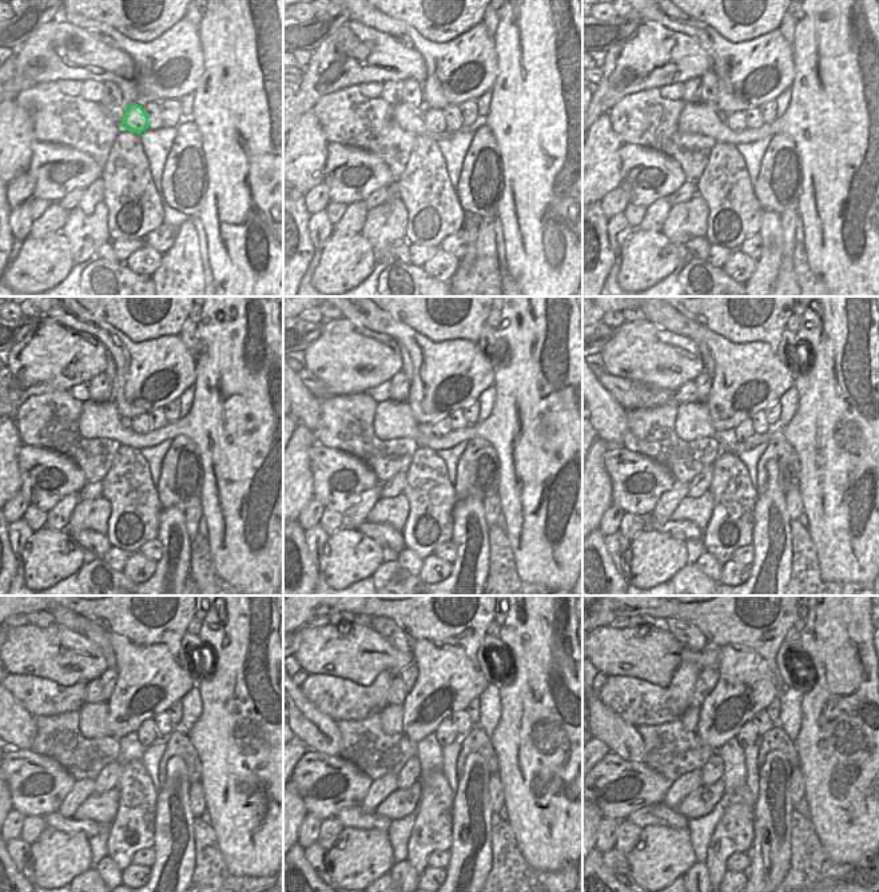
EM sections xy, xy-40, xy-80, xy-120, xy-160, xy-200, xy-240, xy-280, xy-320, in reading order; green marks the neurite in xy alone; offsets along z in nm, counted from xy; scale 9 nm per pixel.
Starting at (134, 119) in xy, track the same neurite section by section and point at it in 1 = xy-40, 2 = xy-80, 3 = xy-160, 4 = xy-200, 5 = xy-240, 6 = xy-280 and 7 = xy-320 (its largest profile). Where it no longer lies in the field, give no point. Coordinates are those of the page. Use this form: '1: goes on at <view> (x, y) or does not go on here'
1: goes on at xy-40 (434, 118)
2: goes on at xy-80 (736, 122)
3: goes on at xy-160 (442, 427)
4: goes on at xy-200 (744, 430)
5: goes on at xy-240 (147, 733)
6: goes on at xy-280 (445, 733)
7: goes on at xy-320 (747, 736)

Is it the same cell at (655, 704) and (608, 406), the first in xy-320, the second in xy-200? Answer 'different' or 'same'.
different

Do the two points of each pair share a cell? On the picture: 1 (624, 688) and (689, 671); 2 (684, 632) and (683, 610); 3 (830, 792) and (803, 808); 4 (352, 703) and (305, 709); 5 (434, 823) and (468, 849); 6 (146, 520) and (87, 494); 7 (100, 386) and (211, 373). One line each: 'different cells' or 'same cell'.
1: same cell
2: different cells
3: different cells
4: different cells
5: different cells
6: different cells
7: different cells

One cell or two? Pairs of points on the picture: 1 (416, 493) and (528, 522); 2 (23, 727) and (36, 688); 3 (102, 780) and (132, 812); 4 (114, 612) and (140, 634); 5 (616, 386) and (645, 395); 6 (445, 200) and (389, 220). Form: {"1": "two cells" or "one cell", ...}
{"1": "two cells", "2": "two cells", "3": "two cells", "4": "one cell", "5": "one cell", "6": "two cells"}

